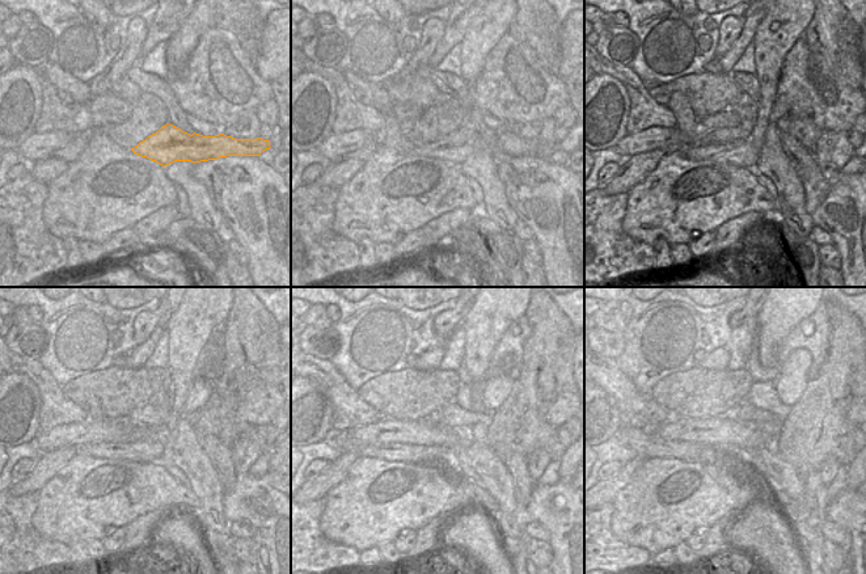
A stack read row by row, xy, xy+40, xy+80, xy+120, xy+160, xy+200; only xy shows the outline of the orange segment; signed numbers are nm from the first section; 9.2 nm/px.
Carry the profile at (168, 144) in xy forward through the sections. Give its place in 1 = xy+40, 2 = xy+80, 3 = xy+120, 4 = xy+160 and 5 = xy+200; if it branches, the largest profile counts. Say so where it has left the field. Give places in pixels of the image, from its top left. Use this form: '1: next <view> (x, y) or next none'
1: next xy+40 (455, 147)
2: next xy+80 (743, 152)
3: next xy+120 (144, 451)
4: next xy+160 (429, 455)
5: next xy+200 (647, 444)

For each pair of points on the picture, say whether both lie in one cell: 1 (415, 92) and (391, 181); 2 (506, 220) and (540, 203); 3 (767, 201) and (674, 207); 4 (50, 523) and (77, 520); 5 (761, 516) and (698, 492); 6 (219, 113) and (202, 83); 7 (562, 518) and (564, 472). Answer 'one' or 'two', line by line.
1: two
2: two
3: one
4: one
5: two
6: one
7: two

